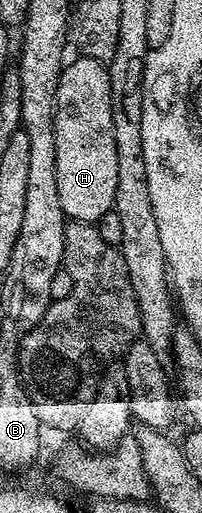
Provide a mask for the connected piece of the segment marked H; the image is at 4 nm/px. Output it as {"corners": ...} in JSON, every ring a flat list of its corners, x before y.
{"corners":[[74,56,73,62,61,70,55,95,55,179,59,182,59,203,70,222,95,223,109,213,115,203,117,186,117,156,115,156,115,127,111,123,111,79,102,62]]}

